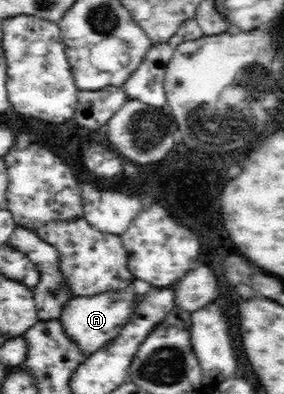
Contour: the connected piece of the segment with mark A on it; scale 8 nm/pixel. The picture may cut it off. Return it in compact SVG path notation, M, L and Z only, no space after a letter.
M133 284L119 292L103 292L97 296L79 296L69 299L62 307L58 321L69 341L79 349L83 357L101 350L122 331L138 306L133 296L137 295Z

